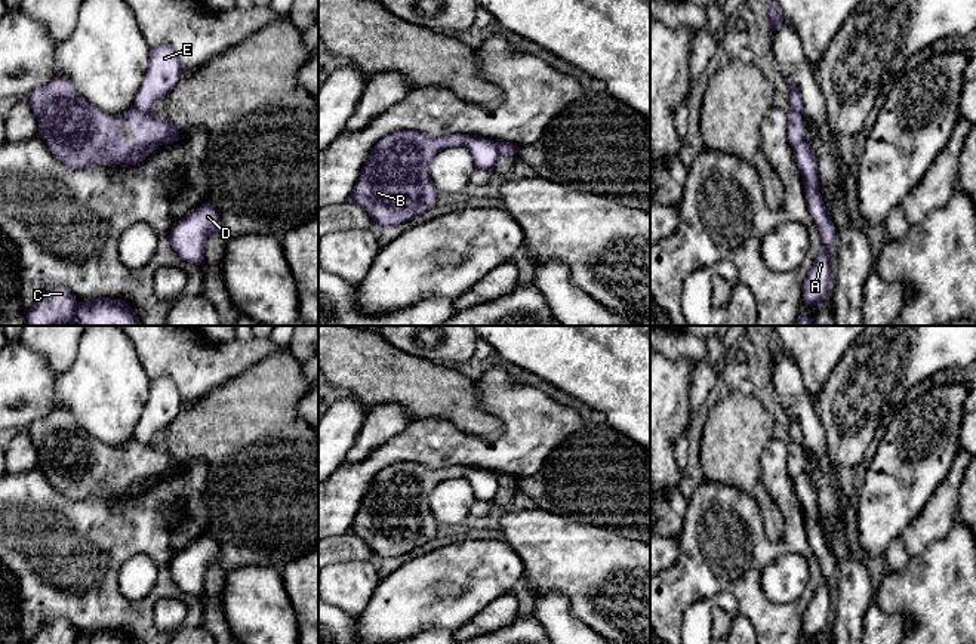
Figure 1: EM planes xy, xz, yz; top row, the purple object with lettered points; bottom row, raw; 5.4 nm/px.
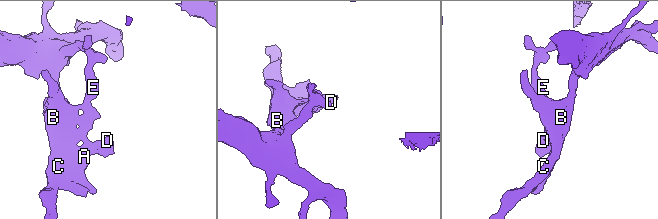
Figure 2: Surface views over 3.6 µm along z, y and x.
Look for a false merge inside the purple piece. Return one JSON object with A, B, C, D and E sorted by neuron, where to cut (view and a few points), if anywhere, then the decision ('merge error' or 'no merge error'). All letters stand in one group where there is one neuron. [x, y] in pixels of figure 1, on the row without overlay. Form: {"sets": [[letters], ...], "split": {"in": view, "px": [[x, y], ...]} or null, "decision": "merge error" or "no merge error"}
{"sets": [["A", "B", "C", "D"], ["E"]], "split": {"in": "xy", "px": [[157, 475], [147, 474], [138, 477], [123, 493]]}, "decision": "merge error"}

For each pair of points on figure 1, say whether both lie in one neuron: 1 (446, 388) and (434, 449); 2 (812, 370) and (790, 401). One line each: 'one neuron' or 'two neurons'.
1: two neurons
2: two neurons

